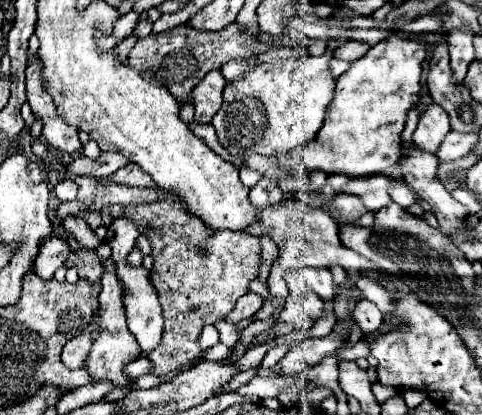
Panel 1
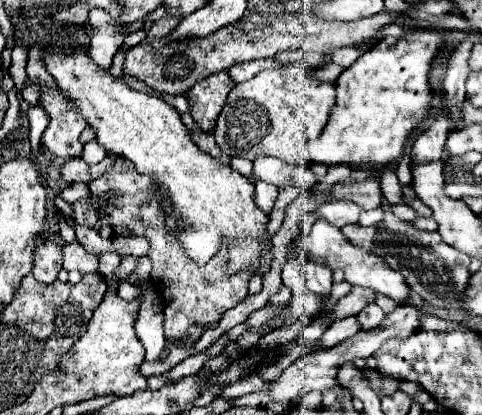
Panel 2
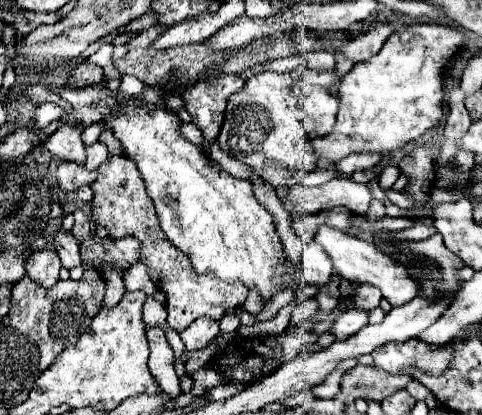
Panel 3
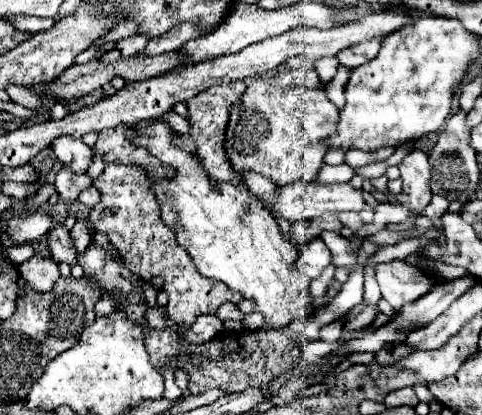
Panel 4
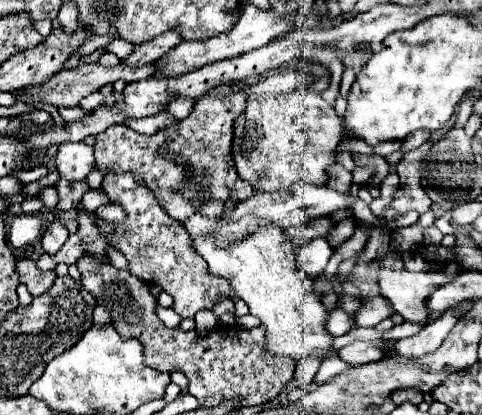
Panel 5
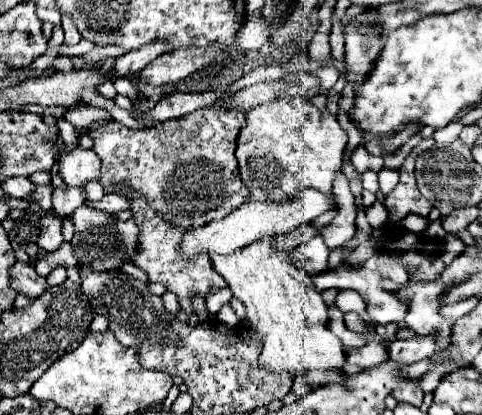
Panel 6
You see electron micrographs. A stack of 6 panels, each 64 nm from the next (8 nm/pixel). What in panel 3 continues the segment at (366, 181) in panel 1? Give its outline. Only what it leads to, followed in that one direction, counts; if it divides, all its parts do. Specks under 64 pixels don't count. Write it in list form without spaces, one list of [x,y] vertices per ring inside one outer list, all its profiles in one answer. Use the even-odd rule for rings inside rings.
[[[338,178],[322,186],[296,184],[288,188],[288,194],[282,200],[282,204],[290,214],[298,216],[318,214],[336,206],[356,212],[358,216],[366,216],[370,198],[372,192],[368,184],[358,184],[352,178]]]

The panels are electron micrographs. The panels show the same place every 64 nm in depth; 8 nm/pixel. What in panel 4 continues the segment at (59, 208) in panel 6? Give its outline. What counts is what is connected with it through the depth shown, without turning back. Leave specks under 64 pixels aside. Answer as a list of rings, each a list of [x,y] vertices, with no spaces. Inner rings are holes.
[[[62,168],[54,180],[54,188],[64,204],[72,204],[78,198],[78,194],[88,186],[90,186],[88,174],[74,174],[74,172],[68,172],[66,168]]]

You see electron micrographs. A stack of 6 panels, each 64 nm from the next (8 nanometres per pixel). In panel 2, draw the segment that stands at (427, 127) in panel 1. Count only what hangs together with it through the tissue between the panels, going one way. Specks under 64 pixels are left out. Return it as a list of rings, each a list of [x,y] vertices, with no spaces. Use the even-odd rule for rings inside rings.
[[[444,116],[432,120],[430,128],[418,134],[418,138],[410,150],[408,166],[414,168],[416,164],[428,164],[428,162],[440,160],[446,138],[448,138],[448,120]]]

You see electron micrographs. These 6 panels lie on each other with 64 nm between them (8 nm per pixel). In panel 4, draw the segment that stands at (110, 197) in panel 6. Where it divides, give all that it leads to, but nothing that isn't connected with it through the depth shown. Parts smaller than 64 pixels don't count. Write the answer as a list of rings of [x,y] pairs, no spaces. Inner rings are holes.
[[[88,188],[88,190],[84,190],[82,194],[80,194],[80,198],[78,198],[82,204],[86,204],[88,208],[94,208],[98,202],[100,202],[100,192],[96,190],[96,188]]]

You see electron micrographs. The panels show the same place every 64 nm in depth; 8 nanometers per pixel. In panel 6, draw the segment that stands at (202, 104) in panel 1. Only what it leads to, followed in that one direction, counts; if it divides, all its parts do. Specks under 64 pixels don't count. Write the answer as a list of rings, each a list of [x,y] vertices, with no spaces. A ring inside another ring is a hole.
[[[212,106],[204,110],[196,110],[192,114],[180,116],[176,126],[158,126],[158,128],[146,128],[146,130],[132,130],[126,128],[120,122],[112,122],[106,126],[100,126],[88,136],[94,140],[94,152],[102,160],[102,186],[104,192],[116,192],[120,184],[126,184],[128,190],[142,194],[148,200],[148,206],[162,214],[162,218],[172,224],[180,226],[184,230],[192,230],[198,226],[204,226],[212,220],[220,220],[228,216],[232,210],[240,208],[244,200],[248,198],[248,188],[240,180],[238,174],[238,160],[234,156],[236,152],[236,138],[244,126],[244,114],[236,110],[216,110]]]

